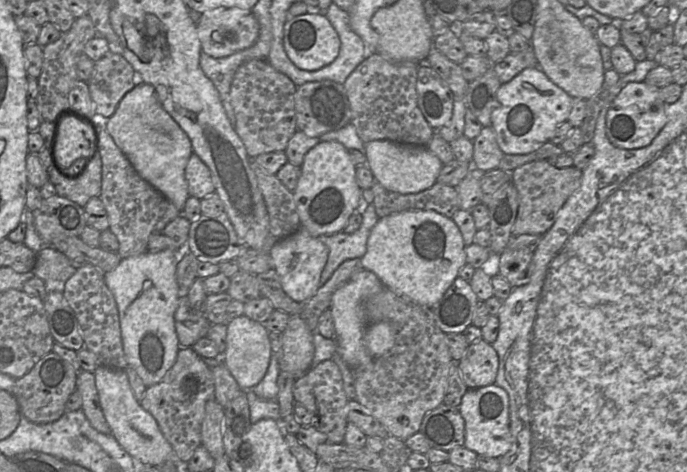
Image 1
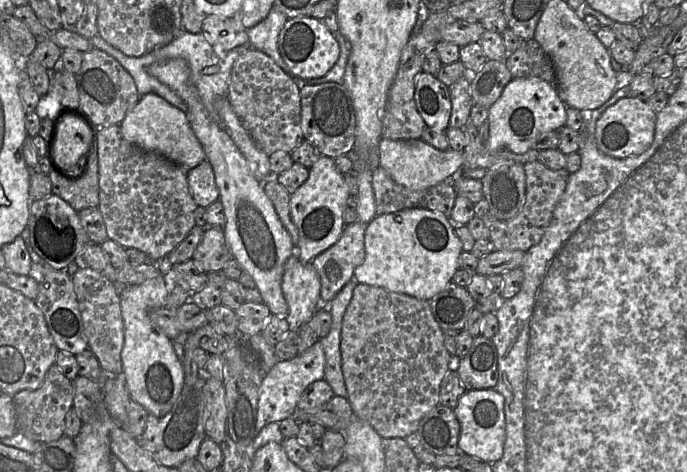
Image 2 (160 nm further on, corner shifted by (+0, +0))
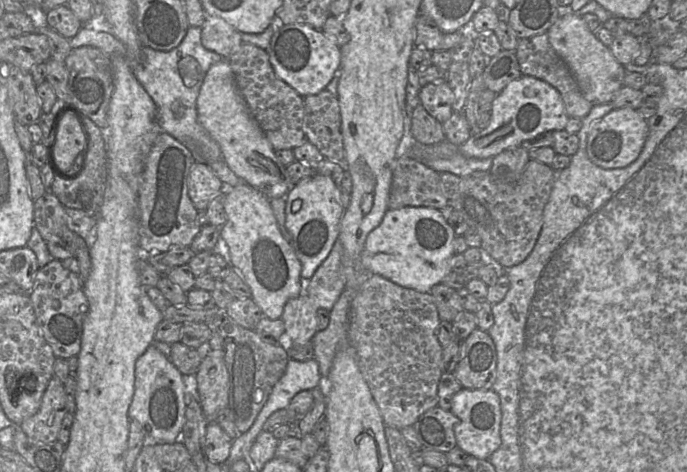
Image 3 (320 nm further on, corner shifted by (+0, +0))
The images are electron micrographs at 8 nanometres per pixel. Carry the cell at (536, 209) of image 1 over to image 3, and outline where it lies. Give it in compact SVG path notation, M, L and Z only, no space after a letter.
M532 160L526 165L521 178L511 192L498 189L487 171L475 171L462 178L460 194L449 200L450 207L460 212L468 227L473 227L481 238L485 258L498 268L510 268L523 262L533 250L543 225L544 208L549 200L557 172L550 166Z

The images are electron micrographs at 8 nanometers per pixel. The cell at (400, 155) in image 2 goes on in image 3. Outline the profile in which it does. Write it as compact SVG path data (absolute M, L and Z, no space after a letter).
M522 75L511 81L493 101L488 126L457 146L447 140L438 144L426 145L417 143L405 156L418 161L437 158L450 158L460 152L465 157L484 159L493 158L502 151L521 146L521 144L542 132L565 130L569 116L566 113L563 99L556 88L538 78Z

